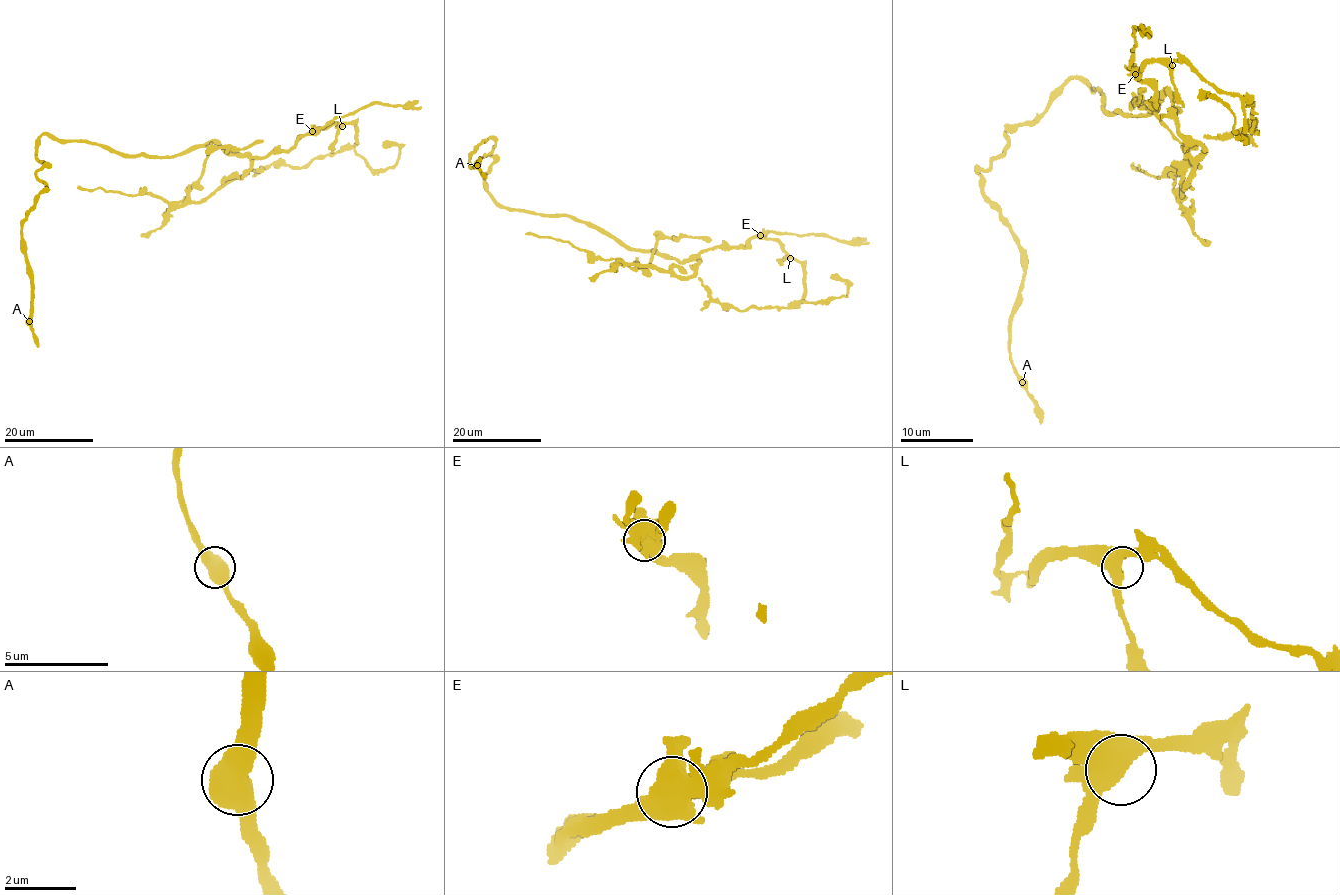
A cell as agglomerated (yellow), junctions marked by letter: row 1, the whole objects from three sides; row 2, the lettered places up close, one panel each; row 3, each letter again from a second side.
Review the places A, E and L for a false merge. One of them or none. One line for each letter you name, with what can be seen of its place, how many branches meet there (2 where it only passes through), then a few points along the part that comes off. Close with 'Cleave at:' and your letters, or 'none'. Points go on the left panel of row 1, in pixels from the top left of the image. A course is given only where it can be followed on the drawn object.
Cleave at: none

